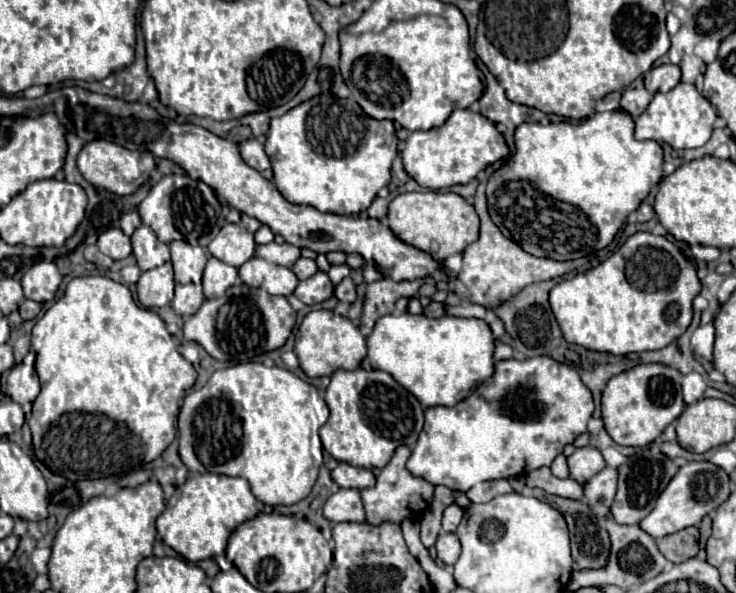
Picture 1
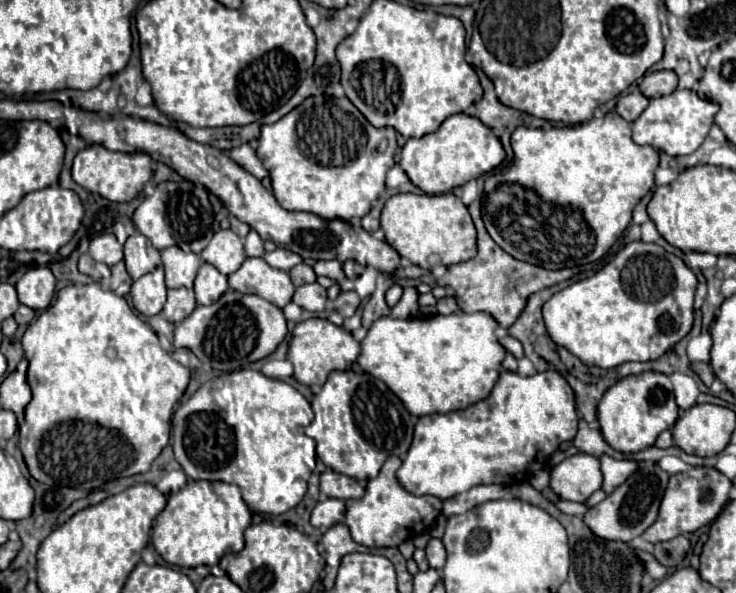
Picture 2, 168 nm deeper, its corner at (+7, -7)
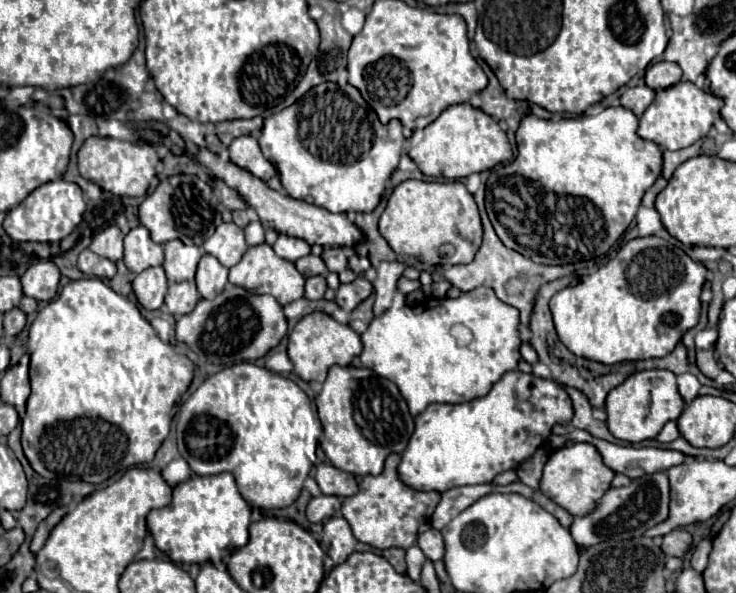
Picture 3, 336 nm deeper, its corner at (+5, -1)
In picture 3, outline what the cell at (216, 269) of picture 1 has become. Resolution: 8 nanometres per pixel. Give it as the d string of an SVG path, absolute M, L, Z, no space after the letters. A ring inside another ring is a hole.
M203 255L197 267L197 289L203 299L215 299L227 285L227 267L213 255Z

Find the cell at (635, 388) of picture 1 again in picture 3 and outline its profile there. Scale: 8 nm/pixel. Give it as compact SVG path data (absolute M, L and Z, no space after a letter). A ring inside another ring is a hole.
M639 371L627 377L623 385L615 387L607 395L605 403L607 427L613 437L627 443L641 443L645 439L655 439L667 421L675 421L683 411L683 399L677 391L677 377L671 371Z

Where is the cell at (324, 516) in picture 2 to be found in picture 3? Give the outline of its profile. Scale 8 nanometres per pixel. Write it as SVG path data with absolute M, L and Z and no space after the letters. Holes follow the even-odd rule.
M319 495L319 497L313 497L309 501L305 515L311 523L323 523L333 515L339 515L339 509L341 509L341 499L339 497Z

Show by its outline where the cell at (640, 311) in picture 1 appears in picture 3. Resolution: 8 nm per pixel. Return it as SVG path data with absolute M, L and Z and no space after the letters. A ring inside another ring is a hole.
M651 235L633 239L625 243L615 259L611 259L599 271L587 275L577 285L569 285L567 289L555 293L555 297L551 299L551 313L557 335L561 343L577 357L585 357L605 365L665 357L675 349L685 331L699 323L699 295L705 283L705 273L707 269L703 267L703 263L693 261L683 249L671 245L661 237Z

